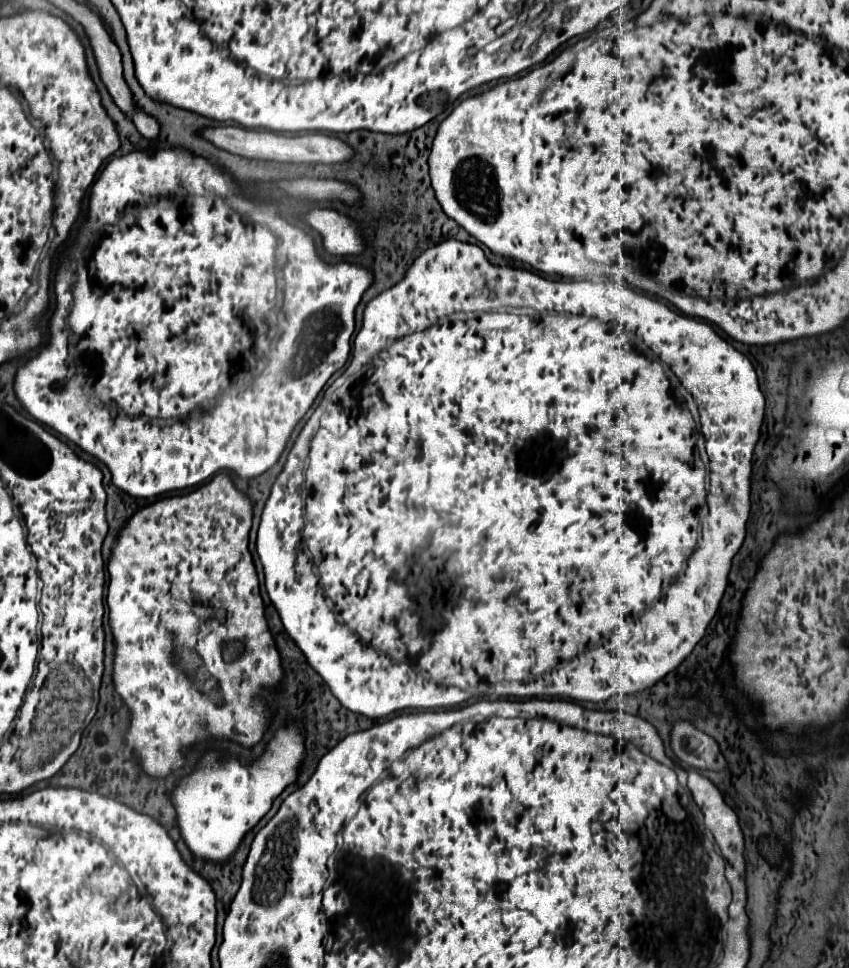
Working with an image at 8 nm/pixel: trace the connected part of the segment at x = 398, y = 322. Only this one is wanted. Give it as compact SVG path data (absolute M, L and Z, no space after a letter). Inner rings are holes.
M446 239L446 241L438 243L438 245L422 251L412 261L412 265L408 267L406 275L394 287L382 291L380 295L376 295L366 305L362 329L360 329L360 333L354 339L352 361L360 361L360 363L356 363L358 369L352 369L348 365L348 377L346 377L344 385L338 387L332 393L330 403L326 407L326 417L322 417L320 429L318 431L312 429L312 421L308 419L305 423L306 425L302 427L300 435L296 437L296 441L294 441L294 445L292 445L292 449L288 453L288 461L286 461L282 473L278 475L276 483L272 485L272 493L270 493L266 505L264 505L262 523L260 523L258 541L256 541L256 551L258 551L258 557L260 557L262 565L264 565L266 591L270 595L274 607L278 609L280 619L282 619L288 635L296 641L296 645L306 655L306 661L312 665L312 669L316 669L316 673L320 673L320 677L324 679L324 683L328 685L332 695L346 709L350 709L354 713L360 713L360 715L366 715L370 719L380 719L380 717L386 717L386 715L392 715L392 713L404 711L404 709L454 707L454 705L460 705L460 703L464 703L464 701L468 701L468 699L472 699L476 695L480 695L480 697L484 697L484 695L522 697L522 699L524 697L562 697L562 699L568 697L568 699L574 699L574 701L600 703L600 701L606 701L606 699L610 699L614 695L630 695L630 693L638 693L638 691L642 691L646 687L652 687L664 675L674 671L692 653L694 645L704 637L704 631L706 631L710 619L716 615L718 603L720 603L720 599L724 595L724 589L726 589L726 577L728 577L728 571L730 571L730 561L738 553L738 549L740 549L740 545L744 541L744 535L746 535L746 521L748 521L748 513L750 513L750 473L752 473L752 465L750 463L752 463L754 445L756 445L756 441L760 437L760 425L762 425L762 419L764 419L764 395L762 395L762 391L758 387L758 377L756 377L756 371L754 371L752 363L740 351L736 351L730 343L726 343L708 323L702 323L702 321L678 315L672 309L668 309L664 303L660 303L660 307L658 307L656 299L652 299L648 295L642 295L642 293L636 293L630 287L626 287L622 283L616 283L612 279L604 279L604 281L552 281L552 279L544 279L544 277L540 277L540 274L526 271L526 269L516 269L516 267L510 267L510 265L492 265L478 245L462 243L462 241L456 241L456 239ZM456 311L494 311L494 313L470 313L470 315L464 317L462 313L456 313ZM664 363L670 365L670 369L680 379L684 389L694 397L694 403L696 403L698 415L700 415L700 431L704 435L704 441L706 441L704 445L706 445L706 453L708 453L708 459L710 459L710 471L708 471L710 507L708 507L708 513L702 517L702 521L700 521L700 513L702 513L704 505L708 505L706 503L706 497L708 497L708 491L706 491L707 474L706 470L704 470L704 463L702 463L702 459L698 455L698 449L696 449L694 419L692 419L690 411L684 409L682 403L678 403L672 397L670 381L668 381ZM310 439L312 439L312 449L310 449L310 463L308 463L308 469L306 469L308 451L300 451L300 445L304 445L304 449L308 449L308 441ZM300 481L304 481L304 485L302 485L302 501L304 503L300 501L300 493L296 493L296 485L300 485ZM300 517L304 517L302 543L304 543L304 547L308 547L308 551L310 551L308 557L310 557L310 561L314 565L314 569L312 569L312 565L308 565L308 569L304 569L304 573L296 573L296 557L300 557L300 561L308 561L308 557L304 557L304 553L300 553L300 545L296 545L296 533L300 533ZM698 539L700 539L700 561L688 561L688 557L692 555L692 551L698 545ZM410 571L414 571L414 583L416 583L416 593L414 595L416 595L416 601L414 601L414 595L410 593L410 587L412 587Z

